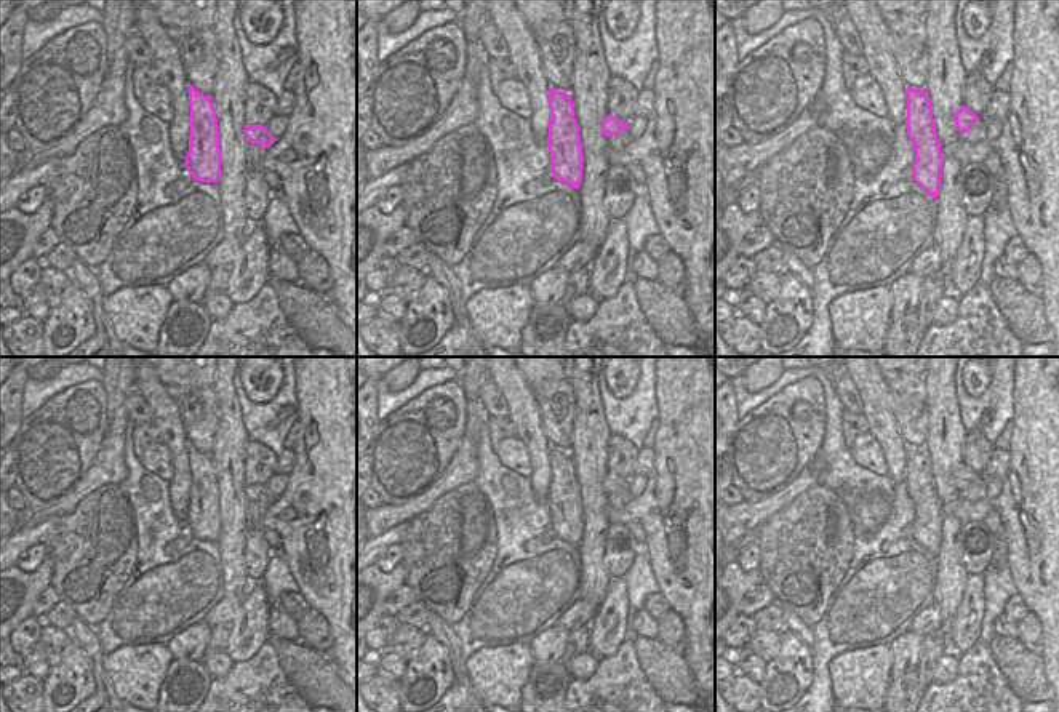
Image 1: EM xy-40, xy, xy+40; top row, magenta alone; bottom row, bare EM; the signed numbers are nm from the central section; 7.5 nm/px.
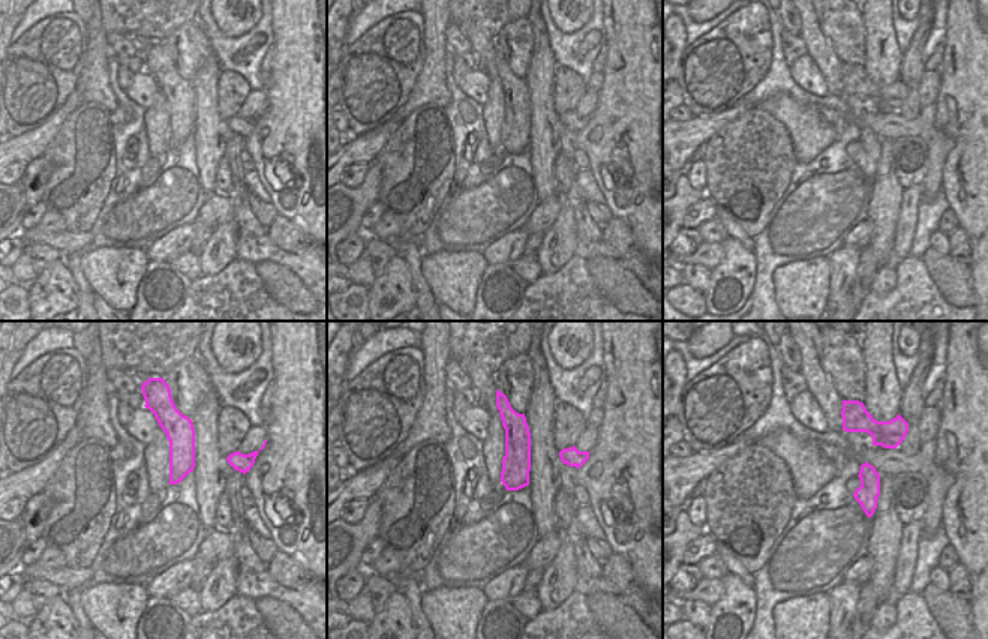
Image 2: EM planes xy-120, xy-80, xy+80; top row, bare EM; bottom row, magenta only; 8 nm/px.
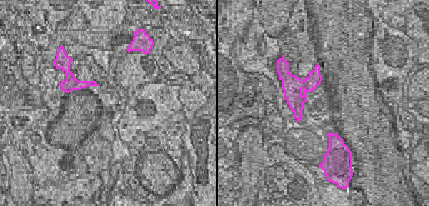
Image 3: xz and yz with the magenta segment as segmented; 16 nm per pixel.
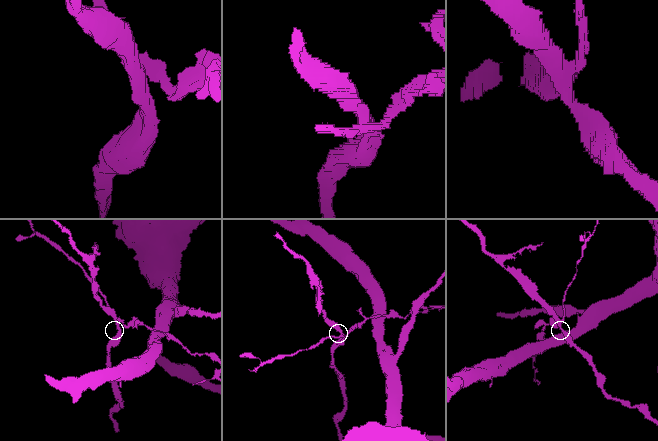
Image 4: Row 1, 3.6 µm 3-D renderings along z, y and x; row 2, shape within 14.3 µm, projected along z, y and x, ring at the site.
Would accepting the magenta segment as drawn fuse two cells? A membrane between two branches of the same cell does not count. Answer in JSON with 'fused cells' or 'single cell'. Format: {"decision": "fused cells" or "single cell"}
{"decision": "fused cells"}

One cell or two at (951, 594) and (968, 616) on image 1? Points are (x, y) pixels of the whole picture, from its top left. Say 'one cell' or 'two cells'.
two cells

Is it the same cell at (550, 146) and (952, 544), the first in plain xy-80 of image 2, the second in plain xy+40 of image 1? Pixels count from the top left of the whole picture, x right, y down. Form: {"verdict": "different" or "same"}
{"verdict": "same"}

